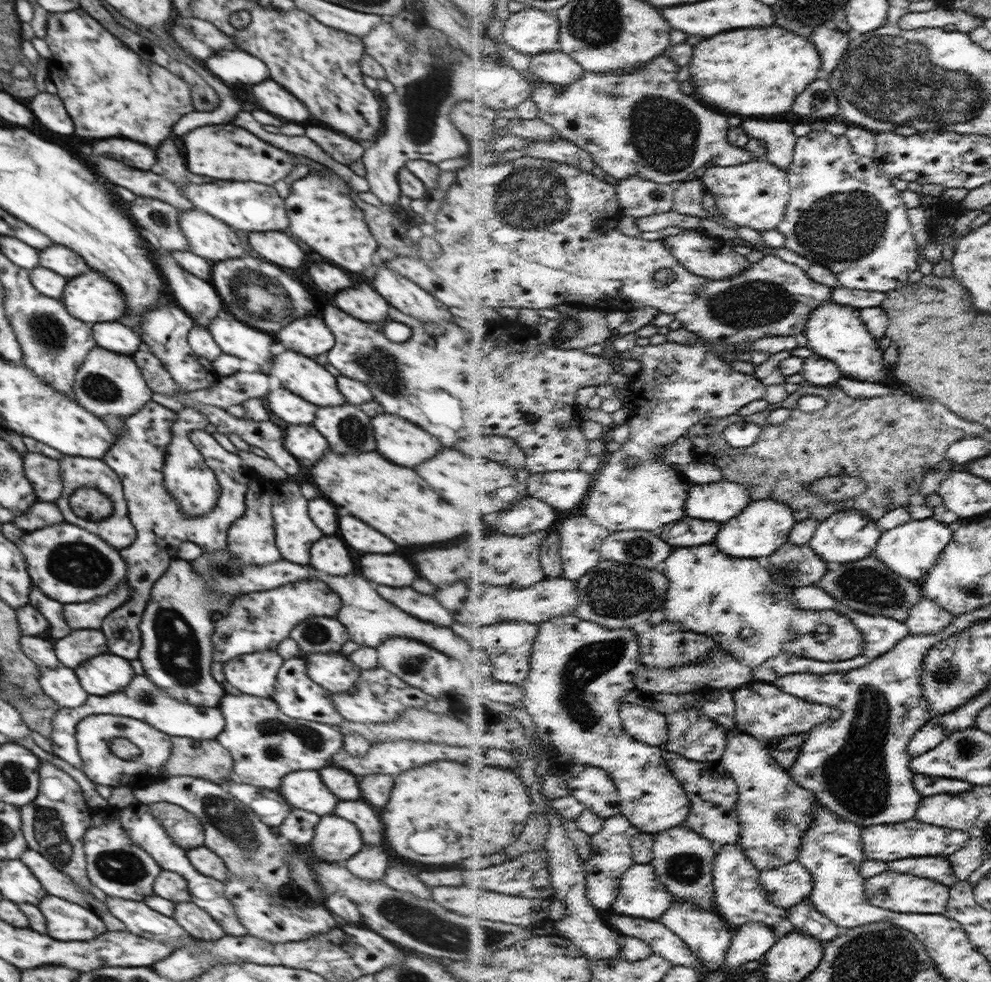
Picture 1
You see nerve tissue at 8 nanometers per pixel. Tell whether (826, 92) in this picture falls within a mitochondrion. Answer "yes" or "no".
yes

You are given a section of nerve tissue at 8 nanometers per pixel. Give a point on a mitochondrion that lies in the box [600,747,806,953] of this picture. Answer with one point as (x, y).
(687, 868)

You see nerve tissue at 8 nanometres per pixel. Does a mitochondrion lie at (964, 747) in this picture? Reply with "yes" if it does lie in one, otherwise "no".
yes

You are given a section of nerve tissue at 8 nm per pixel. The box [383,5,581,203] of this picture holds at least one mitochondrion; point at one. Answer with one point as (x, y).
(423, 100)

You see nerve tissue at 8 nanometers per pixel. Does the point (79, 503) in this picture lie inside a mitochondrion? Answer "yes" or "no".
yes

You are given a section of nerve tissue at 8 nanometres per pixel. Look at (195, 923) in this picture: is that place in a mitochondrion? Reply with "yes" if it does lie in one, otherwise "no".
no

